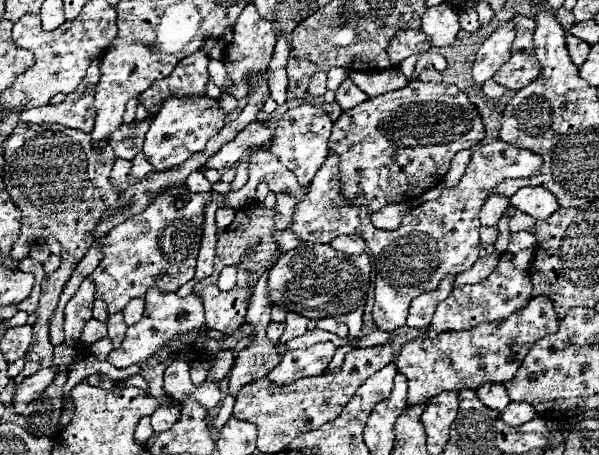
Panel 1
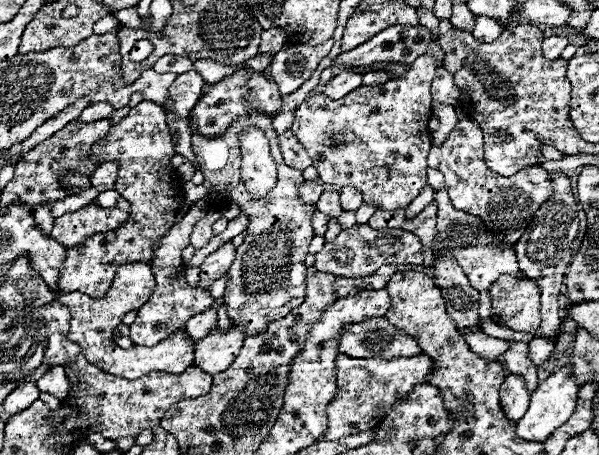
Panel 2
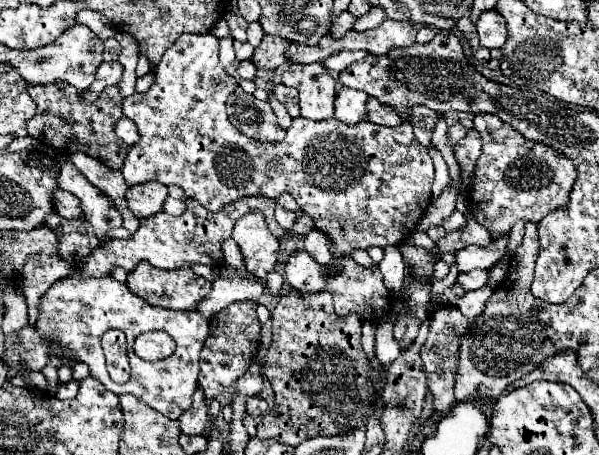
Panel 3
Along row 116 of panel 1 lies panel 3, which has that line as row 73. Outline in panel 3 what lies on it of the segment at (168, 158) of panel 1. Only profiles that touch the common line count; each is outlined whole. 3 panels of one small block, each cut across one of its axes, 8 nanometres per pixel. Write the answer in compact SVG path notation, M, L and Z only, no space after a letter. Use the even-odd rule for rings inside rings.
M208 32L208 34L182 34L162 56L160 64L154 68L154 84L150 86L148 92L144 94L132 94L128 98L124 98L124 104L122 104L122 112L126 118L130 118L138 132L140 132L140 140L136 144L132 144L128 148L128 154L124 158L124 166L122 166L122 174L126 178L126 184L128 186L136 186L136 184L142 184L142 182L150 182L150 180L156 180L156 182L162 182L166 186L170 184L176 184L184 190L184 194L188 198L194 198L198 200L202 206L206 206L208 210L220 210L222 206L238 200L238 198L244 198L244 196L250 196L250 194L262 194L262 196L268 196L268 198L276 198L280 192L288 192L300 206L302 212L306 212L310 218L312 218L312 224L316 230L320 230L328 242L330 242L330 252L332 252L332 260L324 266L324 274L330 278L334 274L340 274L342 268L340 268L340 260L342 258L352 258L352 252L356 248L360 250L368 250L372 246L380 246L380 248L386 248L386 246L398 246L402 244L406 238L410 238L410 234L416 230L420 218L424 216L424 212L428 210L430 206L430 188L432 188L432 182L434 182L434 166L432 166L432 158L428 154L428 148L424 148L412 134L412 124L410 122L402 122L400 126L386 127L377 124L370 124L366 120L358 122L358 124L344 124L336 118L330 118L330 120L318 120L318 122L312 122L312 120L306 120L306 118L296 118L292 122L292 126L288 128L286 132L286 138L282 142L276 142L276 144L266 144L266 142L258 142L258 140L250 140L246 138L244 134L238 134L238 130L234 130L234 126L230 124L228 120L228 114L226 114L226 98L236 90L238 86L238 80L234 80L232 76L228 76L224 72L224 68L220 66L218 62L218 38Z

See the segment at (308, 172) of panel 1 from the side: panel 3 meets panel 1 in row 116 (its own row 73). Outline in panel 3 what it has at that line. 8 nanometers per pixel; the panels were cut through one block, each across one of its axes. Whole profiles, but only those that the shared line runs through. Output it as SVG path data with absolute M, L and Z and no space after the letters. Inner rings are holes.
M290 64L282 72L282 84L298 90L304 118L326 120L334 116L336 82L322 64Z

